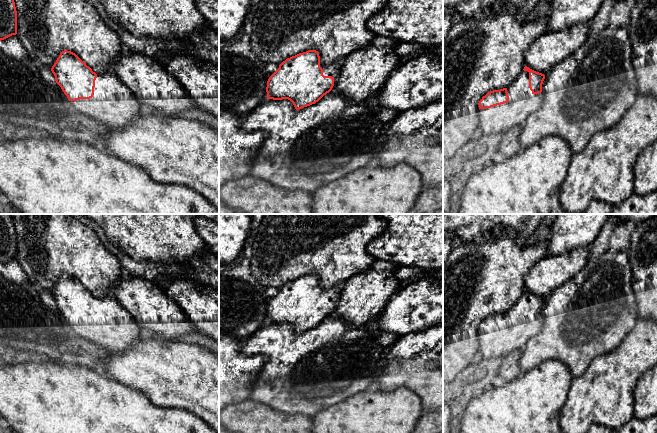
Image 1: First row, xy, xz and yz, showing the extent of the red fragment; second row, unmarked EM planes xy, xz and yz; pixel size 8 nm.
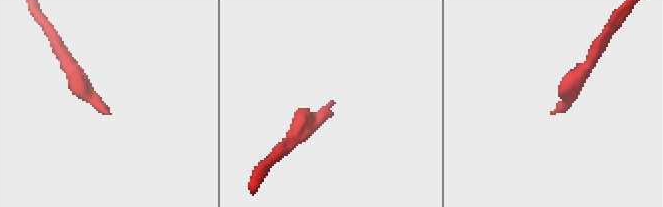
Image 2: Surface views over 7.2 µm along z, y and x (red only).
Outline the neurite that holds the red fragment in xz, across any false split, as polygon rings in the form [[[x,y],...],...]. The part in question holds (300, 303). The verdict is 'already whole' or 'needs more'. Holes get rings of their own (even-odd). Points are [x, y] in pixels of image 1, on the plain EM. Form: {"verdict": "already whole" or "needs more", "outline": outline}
{"verdict": "needs more", "outline": [[[308,274],[287,282],[267,305],[267,323],[288,323],[296,334],[315,328],[332,314],[339,300],[342,287],[343,284],[340,283],[324,289],[320,286],[319,276],[316,274]]]}

